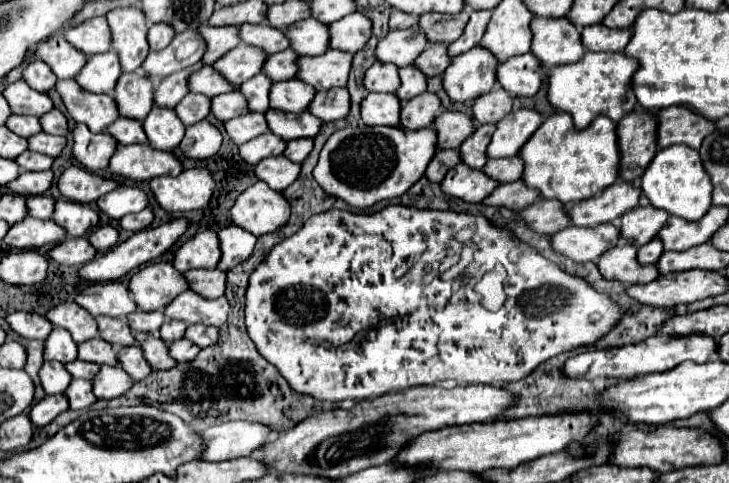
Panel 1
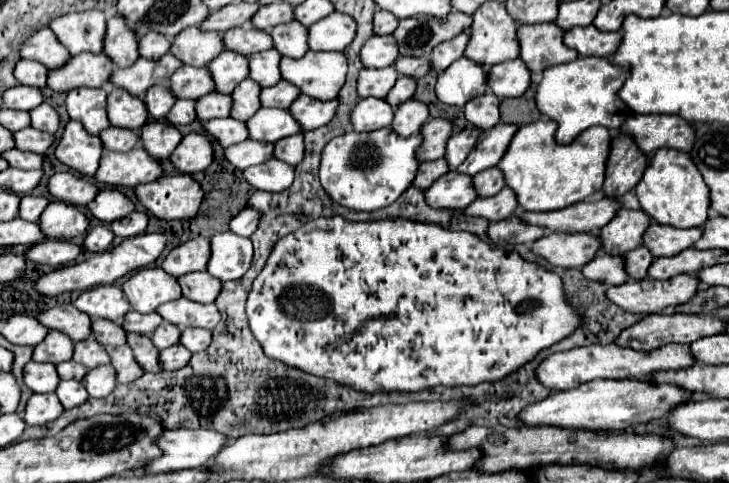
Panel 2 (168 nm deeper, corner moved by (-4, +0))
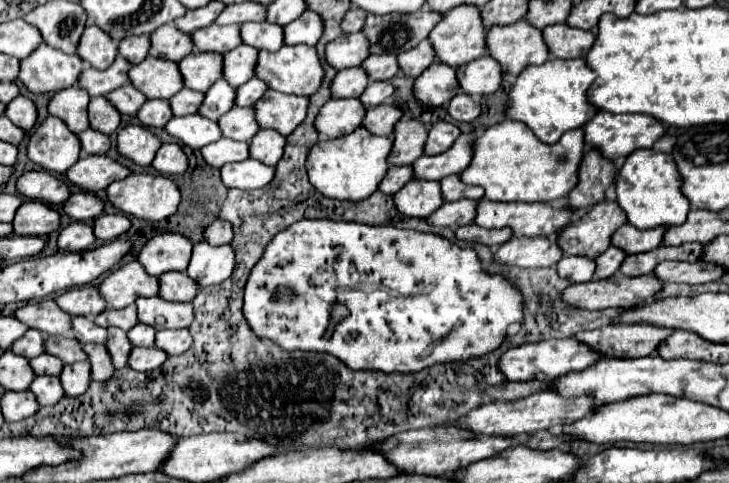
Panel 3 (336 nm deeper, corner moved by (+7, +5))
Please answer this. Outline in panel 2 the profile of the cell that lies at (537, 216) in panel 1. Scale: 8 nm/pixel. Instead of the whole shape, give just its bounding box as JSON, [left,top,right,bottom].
[486,216,544,246]

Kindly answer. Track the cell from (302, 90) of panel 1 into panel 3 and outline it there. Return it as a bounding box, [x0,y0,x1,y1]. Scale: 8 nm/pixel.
[235,77,269,107]

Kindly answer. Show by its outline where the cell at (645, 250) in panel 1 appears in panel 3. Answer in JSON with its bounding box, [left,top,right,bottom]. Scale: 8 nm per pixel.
[595,245,627,279]

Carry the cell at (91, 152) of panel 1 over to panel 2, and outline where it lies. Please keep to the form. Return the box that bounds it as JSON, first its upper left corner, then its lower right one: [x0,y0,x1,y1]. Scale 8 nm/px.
[54,120,104,176]

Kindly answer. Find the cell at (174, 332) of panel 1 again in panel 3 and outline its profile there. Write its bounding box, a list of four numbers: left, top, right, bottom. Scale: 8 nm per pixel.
[127,323,155,347]

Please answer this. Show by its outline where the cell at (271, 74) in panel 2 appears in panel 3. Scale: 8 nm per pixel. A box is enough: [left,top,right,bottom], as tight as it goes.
[223,45,259,85]

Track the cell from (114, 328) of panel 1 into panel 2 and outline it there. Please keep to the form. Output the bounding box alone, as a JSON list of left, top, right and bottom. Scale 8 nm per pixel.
[92,318,126,346]

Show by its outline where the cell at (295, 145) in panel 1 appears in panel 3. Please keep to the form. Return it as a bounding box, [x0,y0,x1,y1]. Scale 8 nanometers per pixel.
[249,129,285,165]

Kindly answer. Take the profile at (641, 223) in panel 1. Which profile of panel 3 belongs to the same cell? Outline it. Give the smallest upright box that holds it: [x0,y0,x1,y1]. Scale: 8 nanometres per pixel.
[559,201,627,259]

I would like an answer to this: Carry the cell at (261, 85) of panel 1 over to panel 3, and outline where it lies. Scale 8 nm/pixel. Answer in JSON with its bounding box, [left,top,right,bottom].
[199,79,237,121]

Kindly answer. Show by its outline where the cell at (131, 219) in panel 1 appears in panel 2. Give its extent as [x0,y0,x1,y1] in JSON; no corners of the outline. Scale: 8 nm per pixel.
[110,212,148,238]

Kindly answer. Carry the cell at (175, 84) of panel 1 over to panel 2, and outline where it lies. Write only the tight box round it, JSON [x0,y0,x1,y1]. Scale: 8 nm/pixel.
[144,86,176,120]

